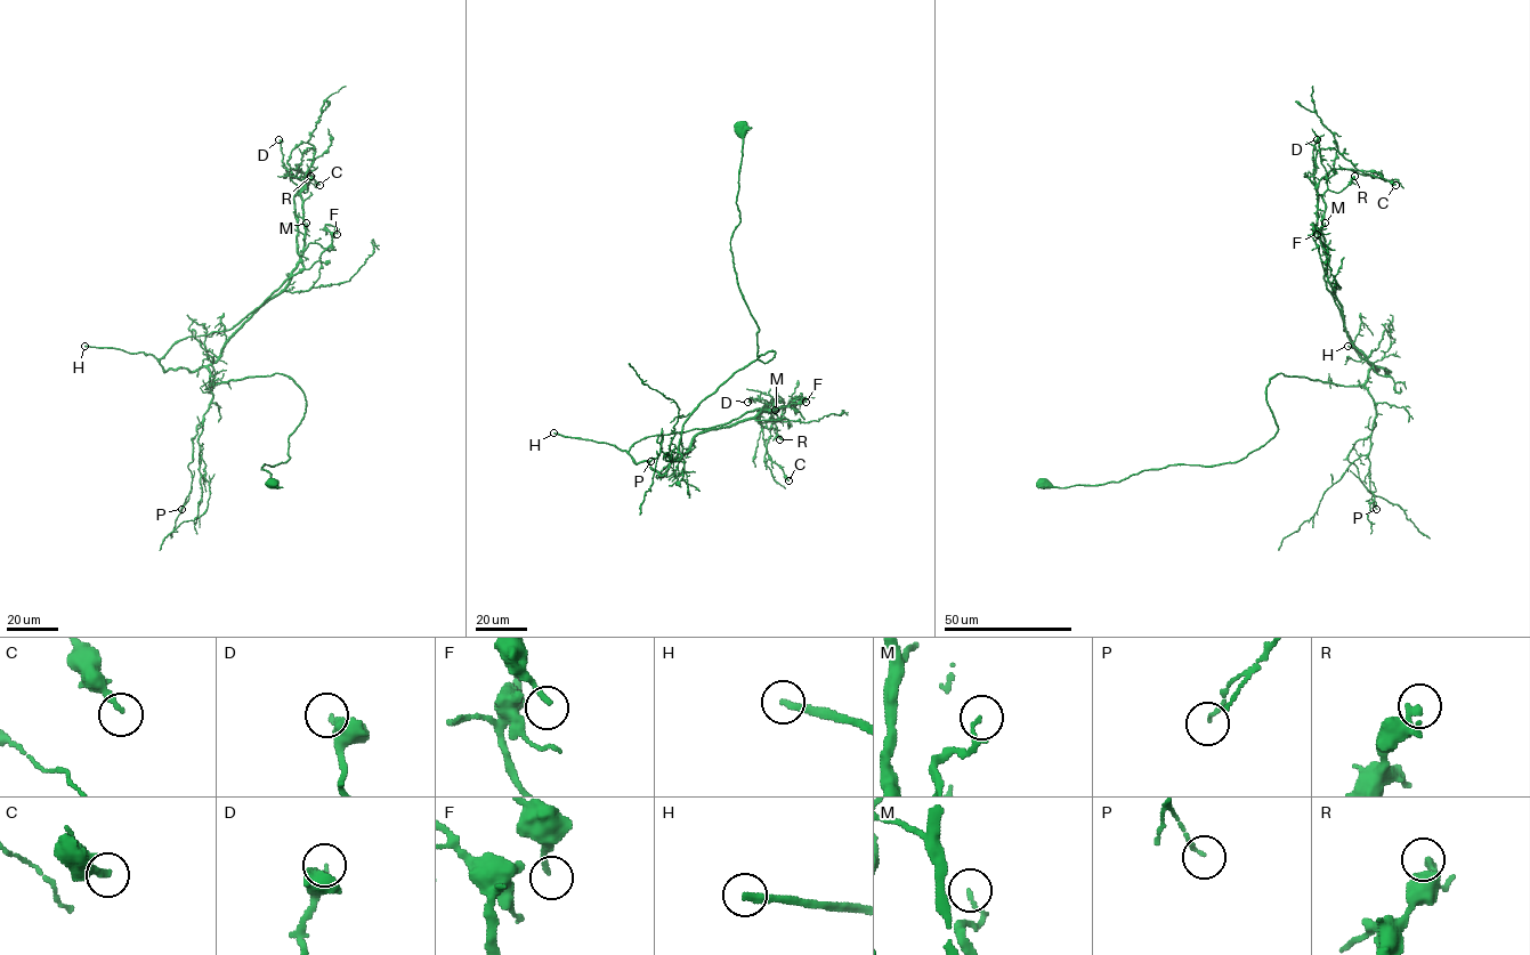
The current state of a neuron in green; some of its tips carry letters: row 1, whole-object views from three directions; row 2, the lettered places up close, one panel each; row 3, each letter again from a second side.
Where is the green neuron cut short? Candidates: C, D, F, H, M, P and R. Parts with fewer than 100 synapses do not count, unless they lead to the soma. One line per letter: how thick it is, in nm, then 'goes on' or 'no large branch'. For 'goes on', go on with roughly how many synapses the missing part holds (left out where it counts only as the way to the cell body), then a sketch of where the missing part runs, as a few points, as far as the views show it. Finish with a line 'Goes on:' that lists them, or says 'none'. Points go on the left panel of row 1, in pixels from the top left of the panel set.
C: calibre 220 nm; no large branch
D: calibre 420 nm; no large branch
F: calibre 120 nm; no large branch
H: calibre 240 nm; goes on; 350 synapses
M: calibre 70 nm; no large branch
P: calibre 100 nm; no large branch
R: calibre 200 nm; no large branch
Goes on: H

